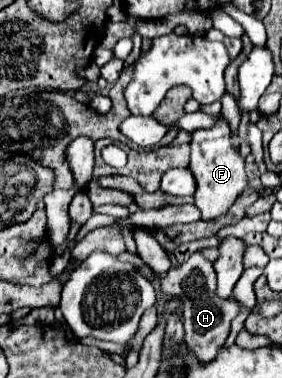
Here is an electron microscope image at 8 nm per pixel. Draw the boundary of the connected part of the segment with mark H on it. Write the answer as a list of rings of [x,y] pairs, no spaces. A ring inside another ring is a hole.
[[[193,254],[185,264],[179,268],[169,270],[161,278],[161,292],[181,300],[183,306],[183,324],[185,324],[185,344],[195,350],[197,358],[209,362],[215,358],[217,350],[225,344],[229,336],[229,326],[235,316],[241,314],[241,304],[231,298],[219,298],[215,292],[215,270],[209,260],[201,254]]]

